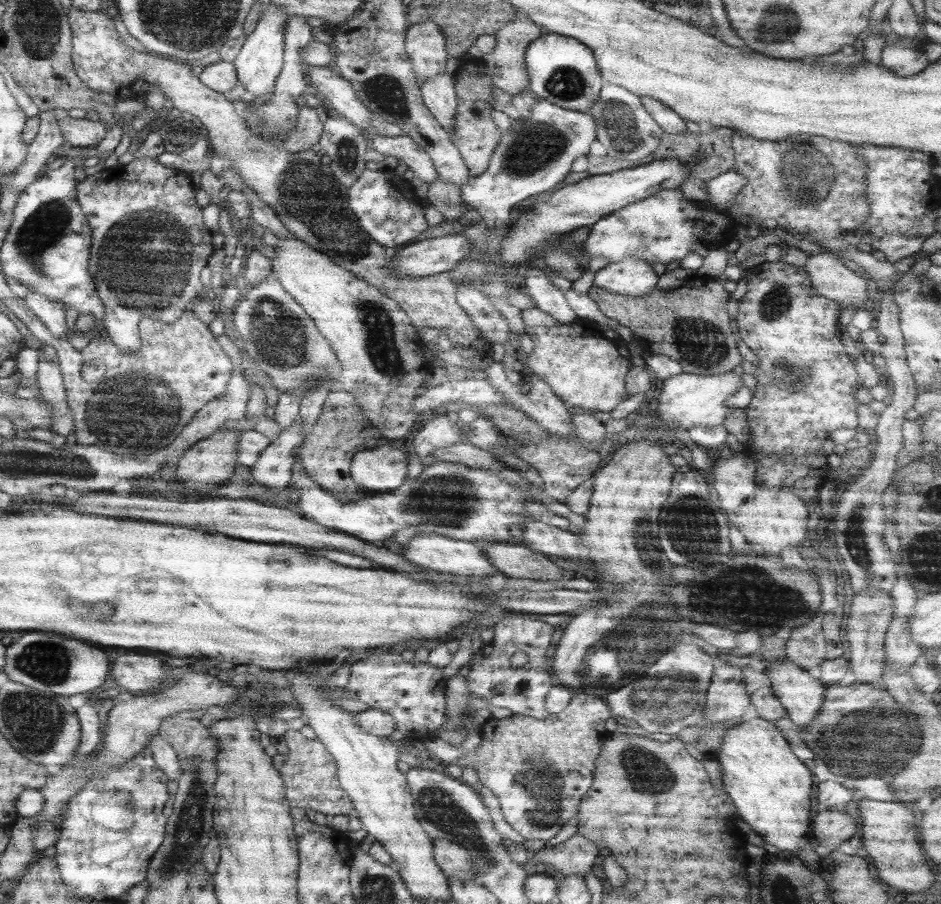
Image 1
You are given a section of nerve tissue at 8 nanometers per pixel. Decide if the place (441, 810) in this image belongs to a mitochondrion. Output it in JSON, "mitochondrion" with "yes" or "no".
{"mitochondrion":"yes"}

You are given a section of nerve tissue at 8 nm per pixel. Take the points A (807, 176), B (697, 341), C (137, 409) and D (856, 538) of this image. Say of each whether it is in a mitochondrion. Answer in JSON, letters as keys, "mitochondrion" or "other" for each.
{"A":"mitochondrion","B":"mitochondrion","C":"mitochondrion","D":"mitochondrion"}

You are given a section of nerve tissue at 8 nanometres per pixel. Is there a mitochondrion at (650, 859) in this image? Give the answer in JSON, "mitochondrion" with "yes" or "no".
{"mitochondrion":"no"}

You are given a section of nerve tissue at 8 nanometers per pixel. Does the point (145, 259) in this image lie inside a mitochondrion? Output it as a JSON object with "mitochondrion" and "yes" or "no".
{"mitochondrion":"yes"}

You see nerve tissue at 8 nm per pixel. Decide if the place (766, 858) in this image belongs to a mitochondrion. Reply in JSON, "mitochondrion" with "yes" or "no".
{"mitochondrion":"no"}

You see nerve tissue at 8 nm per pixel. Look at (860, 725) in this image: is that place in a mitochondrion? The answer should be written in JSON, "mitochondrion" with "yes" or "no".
{"mitochondrion":"yes"}

